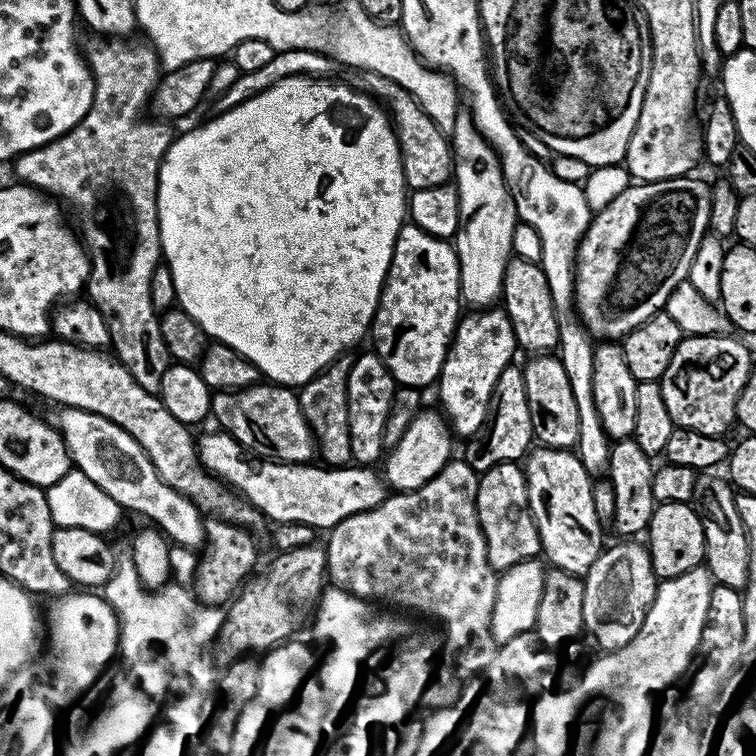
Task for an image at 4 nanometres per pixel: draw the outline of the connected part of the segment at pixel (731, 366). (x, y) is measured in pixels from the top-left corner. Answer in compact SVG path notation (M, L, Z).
M717 334L715 336L688 336L681 339L680 344L674 350L666 370L660 375L659 384L661 396L665 402L666 410L672 419L673 425L678 428L698 430L702 434L723 437L724 431L731 424L737 423L736 403L738 394L742 394L742 386L746 386L746 378L754 370L752 356L748 348L735 335Z

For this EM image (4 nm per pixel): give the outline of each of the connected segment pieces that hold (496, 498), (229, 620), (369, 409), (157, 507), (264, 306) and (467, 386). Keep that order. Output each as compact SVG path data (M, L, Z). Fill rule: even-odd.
M519 463L495 464L479 477L476 485L476 518L484 535L488 561L497 573L502 574L510 566L541 555L540 535L528 513L528 491Z
M319 543L298 545L274 556L268 573L257 580L249 579L227 605L224 620L220 623L220 633L214 641L214 660L217 665L228 666L247 657L247 652L263 654L285 643L295 633L292 631L296 628L296 592L316 594L325 587L328 559L326 550Z
M375 354L369 356L356 356L352 362L352 369L348 375L348 417L350 418L350 450L352 460L360 466L375 465L375 460L381 459L384 447L384 427L388 421L388 415L393 412L392 395L398 391L398 385L388 372L388 367L380 361Z
M63 407L60 412L56 424L67 446L69 461L77 471L101 487L121 509L132 510L154 520L153 525L173 543L176 541L190 548L198 548L205 543L206 526L197 505L162 481L147 452L128 432L110 419L84 408Z
M293 75L282 77L271 88L265 89L252 96L242 104L236 104L227 111L221 111L211 118L205 119L201 128L192 128L175 137L167 152L163 153L159 161L157 174L157 218L160 220L161 250L163 259L168 259L168 272L172 275L172 288L176 291L176 300L182 311L200 328L205 337L213 341L230 346L240 356L252 363L260 371L261 377L267 378L273 385L299 386L310 378L314 378L321 370L327 368L337 356L347 353L351 344L359 342L371 329L372 321L376 315L376 307L380 305L380 291L384 289L384 281L388 278L388 267L392 261L392 251L396 235L406 223L406 185L404 183L404 171L402 170L402 158L400 157L400 144L396 140L396 129L390 119L389 113L379 108L377 101L371 95L357 90L355 87L347 88L344 84L323 84L320 78L311 75Z
M486 312L478 320L458 320L452 343L444 357L436 390L443 406L441 409L457 437L460 435L471 438L487 423L498 375L509 367L511 360L508 359L511 358L512 351L517 351L518 348L511 318L507 313L497 312Z

